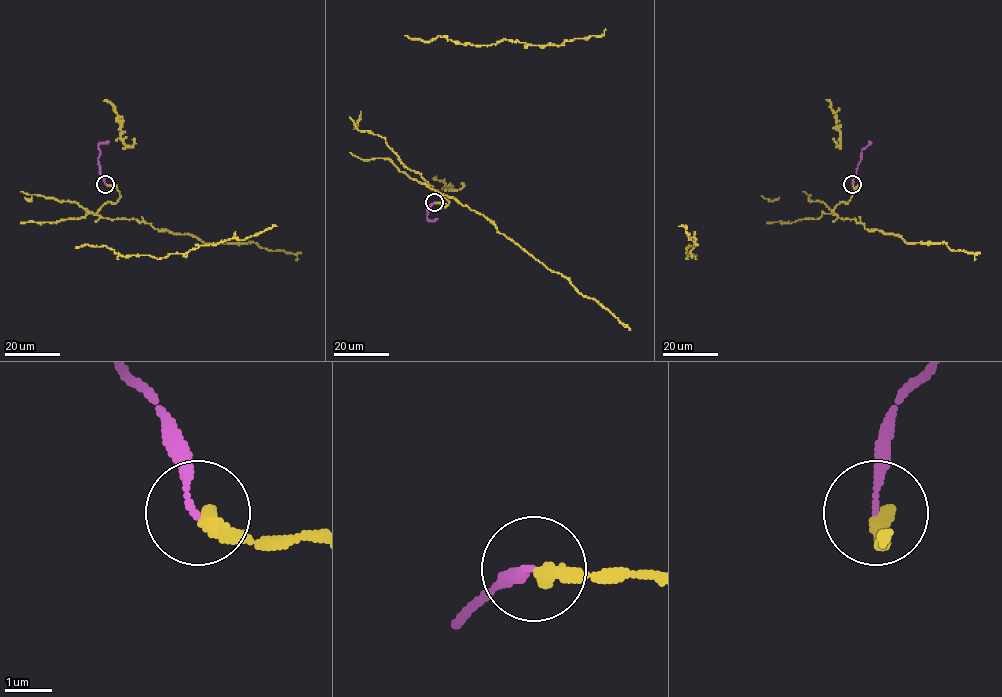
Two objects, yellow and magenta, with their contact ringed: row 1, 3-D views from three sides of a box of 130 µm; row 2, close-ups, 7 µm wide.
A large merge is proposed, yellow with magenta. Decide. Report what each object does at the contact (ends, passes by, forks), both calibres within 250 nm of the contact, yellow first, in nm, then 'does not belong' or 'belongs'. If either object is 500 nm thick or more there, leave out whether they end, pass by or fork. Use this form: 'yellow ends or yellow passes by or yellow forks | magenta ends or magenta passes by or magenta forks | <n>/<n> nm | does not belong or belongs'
yellow ends | magenta ends | 360/130 nm | belongs

